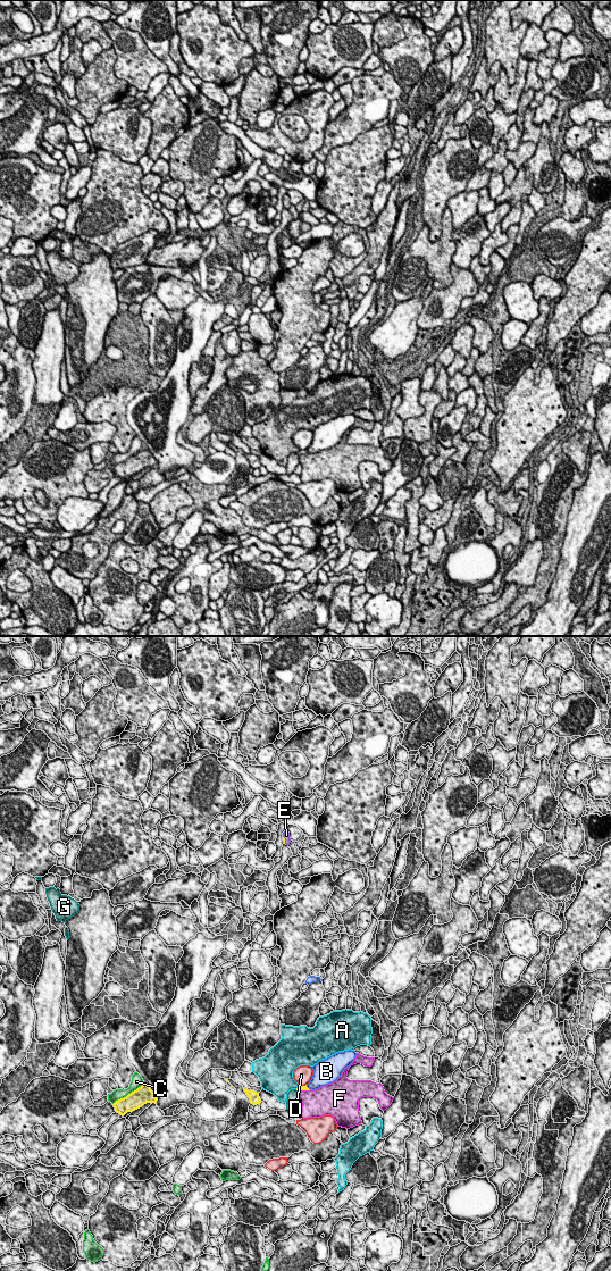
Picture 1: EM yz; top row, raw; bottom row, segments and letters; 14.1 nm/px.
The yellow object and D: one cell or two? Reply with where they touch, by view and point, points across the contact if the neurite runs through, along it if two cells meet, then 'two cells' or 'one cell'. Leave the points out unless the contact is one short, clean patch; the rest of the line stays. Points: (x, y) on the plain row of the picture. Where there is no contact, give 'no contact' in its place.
yz (302, 450) | two cells

